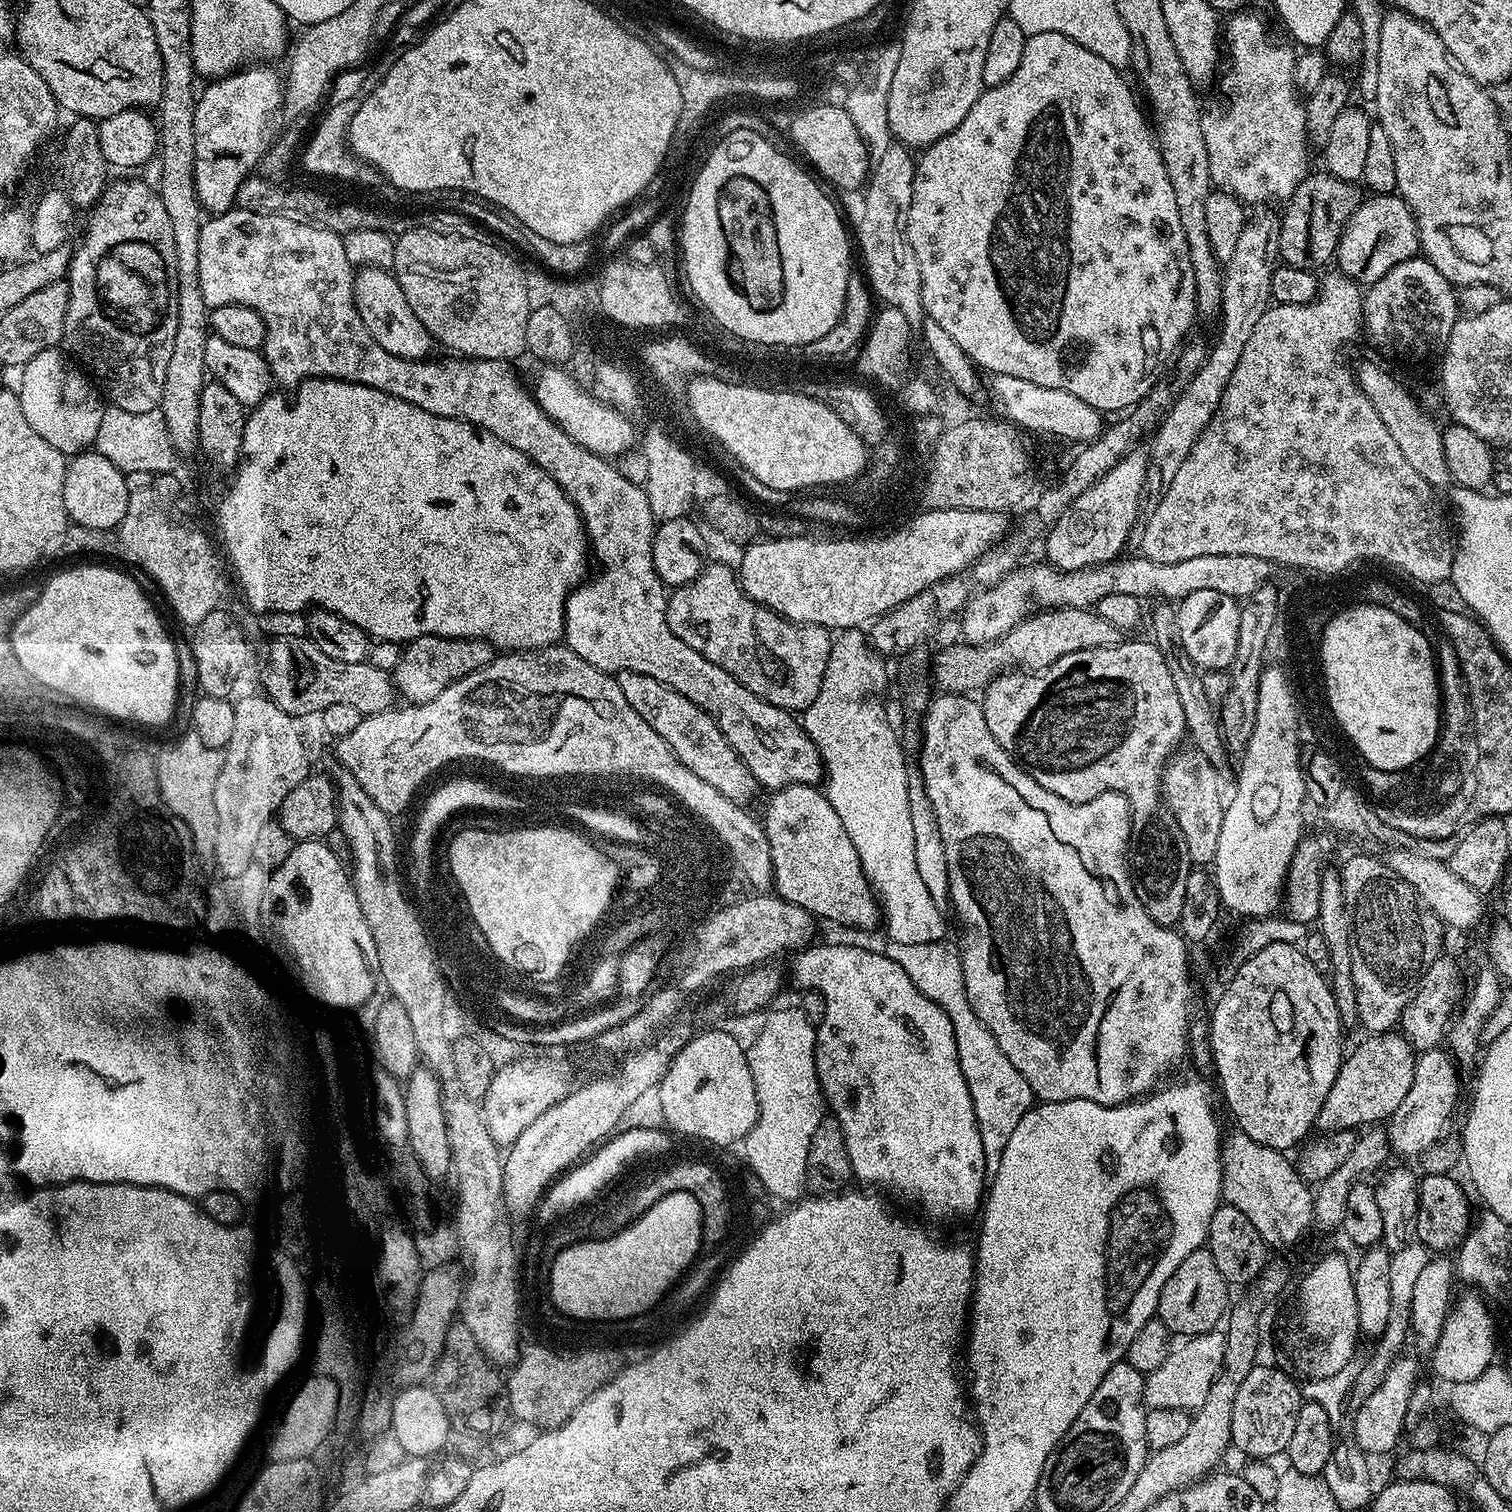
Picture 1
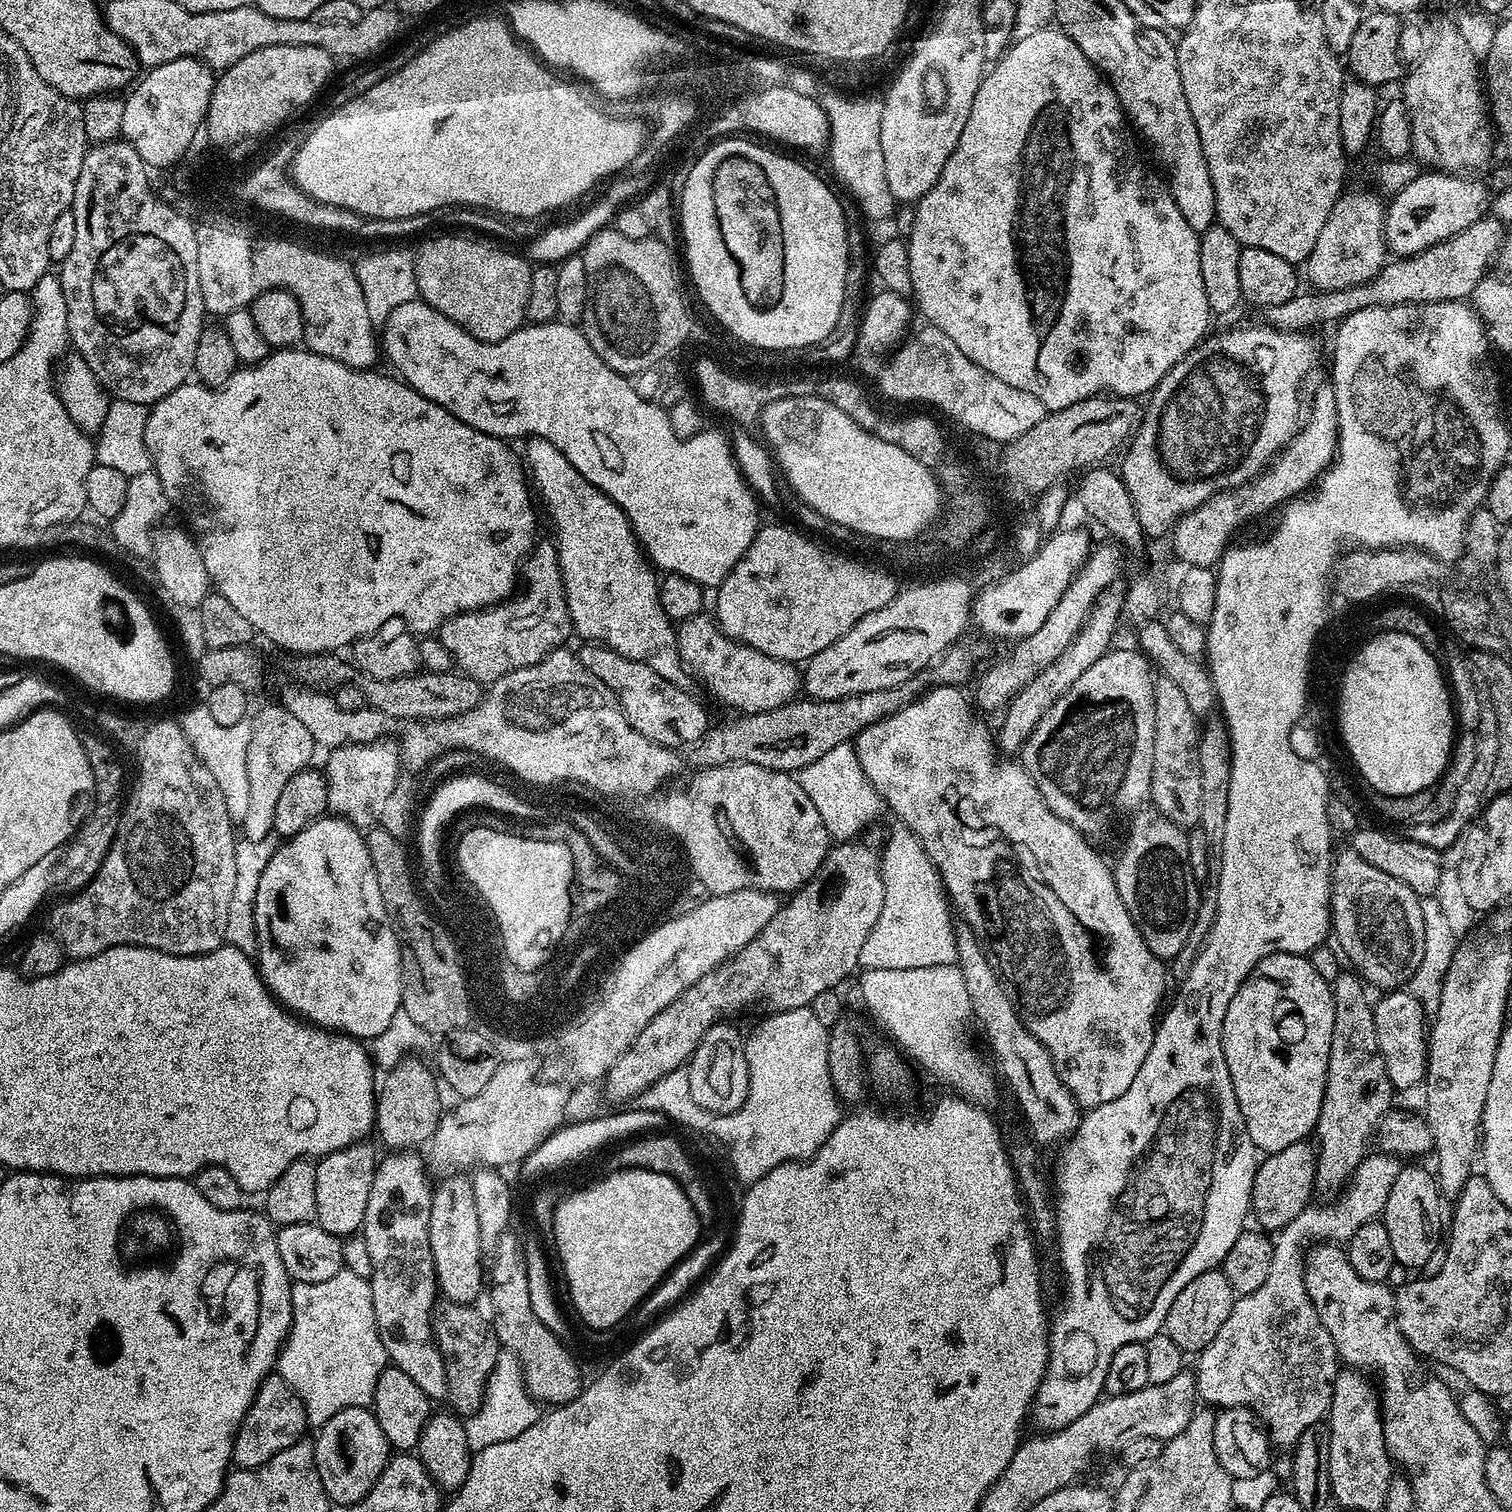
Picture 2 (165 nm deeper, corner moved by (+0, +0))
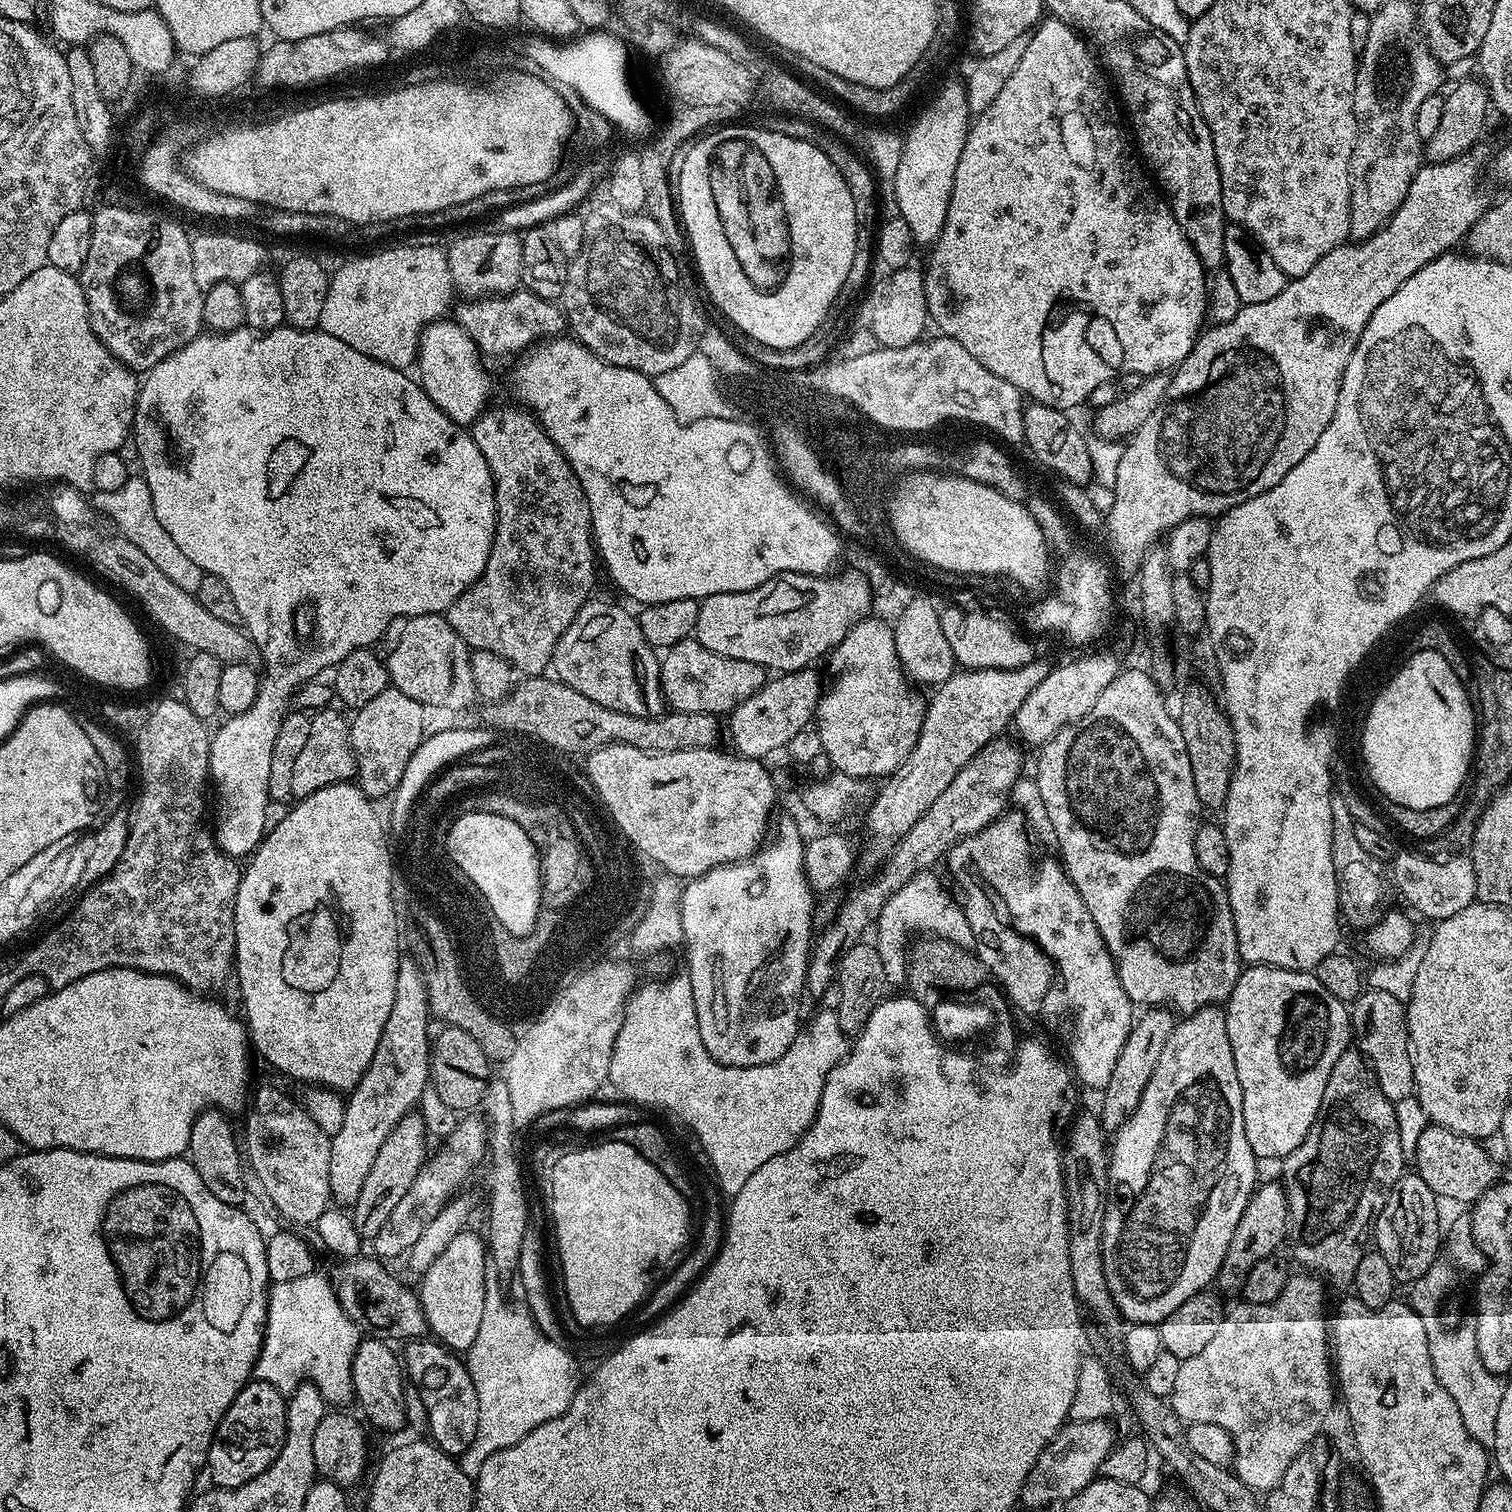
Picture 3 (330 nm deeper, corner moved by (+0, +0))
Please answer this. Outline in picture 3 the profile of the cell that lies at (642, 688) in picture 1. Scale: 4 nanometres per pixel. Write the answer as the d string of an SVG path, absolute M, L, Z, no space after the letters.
M590 598L578 610L574 622L566 626L566 634L558 638L558 646L552 655L551 671L561 685L578 690L578 694L586 694L590 702L598 702L598 706L606 706L606 710L614 710L631 716L659 716L665 711L664 695L660 689L660 660L657 649L646 642L646 634L642 634L639 619L632 616L620 604L611 604L608 600Z

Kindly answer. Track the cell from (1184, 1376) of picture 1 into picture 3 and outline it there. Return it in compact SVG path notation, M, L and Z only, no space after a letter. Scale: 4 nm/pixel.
M1107 1419L1094 1421L1073 1420L1042 1450L1038 1462L1030 1470L1020 1491L1019 1503L1028 1508L1044 1508L1047 1504L1063 1505L1078 1494L1092 1480L1097 1479L1106 1454L1118 1443L1118 1435Z

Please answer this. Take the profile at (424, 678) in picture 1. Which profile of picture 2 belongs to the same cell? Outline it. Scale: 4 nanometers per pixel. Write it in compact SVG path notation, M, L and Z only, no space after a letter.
M551 539L542 540L522 565L519 591L500 604L449 616L438 629L438 639L452 655L453 665L481 686L493 684L514 670L534 666L534 662L546 658L555 648L565 647L569 643L568 636L573 635L557 547Z

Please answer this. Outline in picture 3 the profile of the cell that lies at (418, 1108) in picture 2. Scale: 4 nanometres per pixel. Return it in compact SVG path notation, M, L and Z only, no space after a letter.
M411 1112L402 1117L390 1132L386 1142L378 1149L373 1164L370 1165L370 1174L366 1174L366 1182L362 1182L362 1190L358 1194L356 1203L351 1205L350 1211L354 1230L362 1238L371 1238L386 1226L390 1212L398 1206L399 1199L409 1192L414 1178L421 1170L428 1156L426 1150L426 1126L416 1112Z

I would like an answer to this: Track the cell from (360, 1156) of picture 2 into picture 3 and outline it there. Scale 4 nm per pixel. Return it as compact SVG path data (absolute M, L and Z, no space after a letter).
M404 974L402 982L394 986L394 1006L390 1010L390 1018L386 1018L378 1050L374 1050L374 1058L366 1074L362 1074L356 1087L347 1093L342 1130L331 1136L330 1190L333 1201L340 1206L356 1203L362 1182L366 1182L366 1174L370 1174L370 1165L378 1155L382 1142L389 1138L395 1124L416 1108L415 1104L424 1096L424 1088L426 1092L430 1084L430 1070L418 1070L416 986L406 982L408 974Z

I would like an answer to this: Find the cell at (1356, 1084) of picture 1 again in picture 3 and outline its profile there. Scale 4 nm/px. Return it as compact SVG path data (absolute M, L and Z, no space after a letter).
M1261 1183L1252 1193L1238 1226L1235 1227L1234 1235L1230 1238L1230 1246L1227 1247L1226 1255L1222 1260L1222 1266L1214 1281L1215 1287L1221 1293L1239 1293L1250 1272L1251 1266L1261 1261L1264 1256L1271 1256L1277 1251L1279 1244L1285 1243L1288 1235L1288 1207L1284 1197L1283 1187L1279 1183Z

